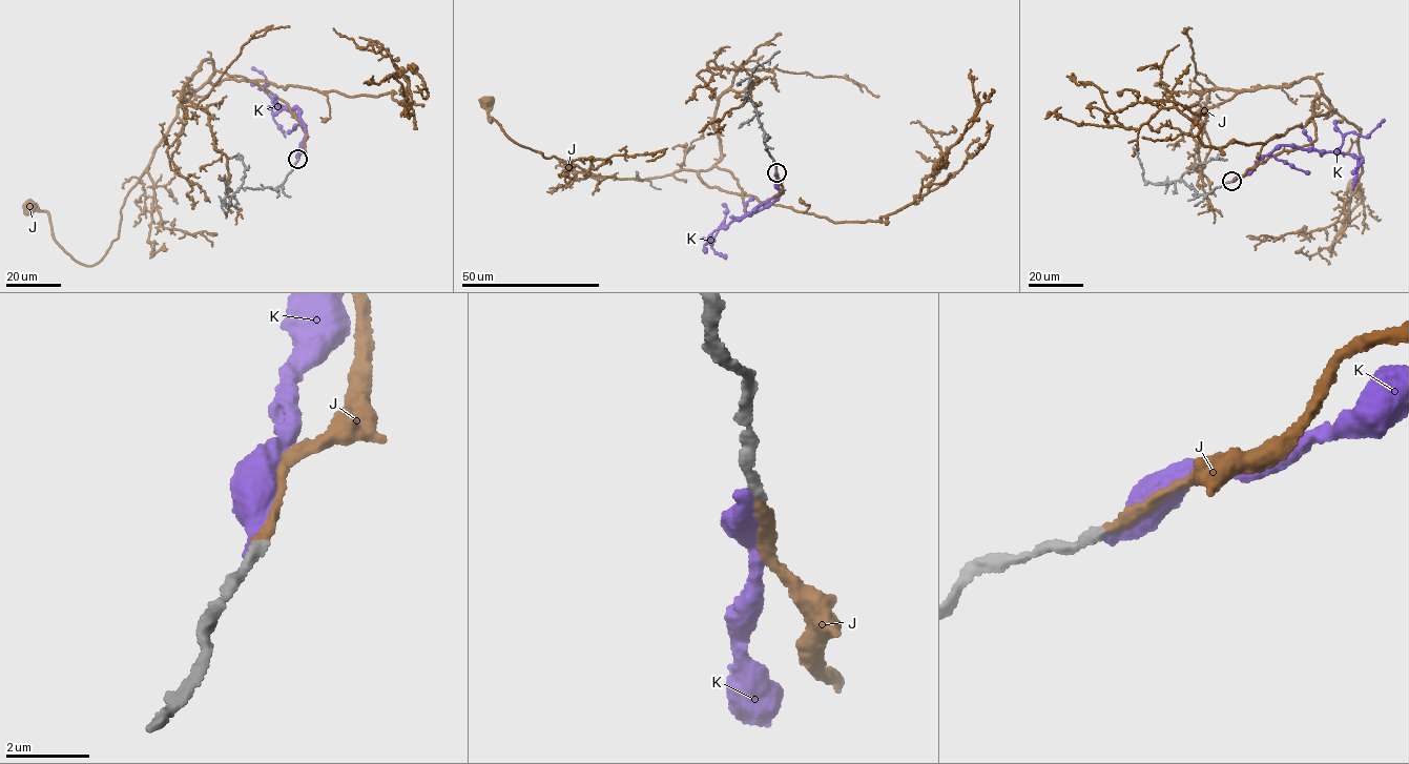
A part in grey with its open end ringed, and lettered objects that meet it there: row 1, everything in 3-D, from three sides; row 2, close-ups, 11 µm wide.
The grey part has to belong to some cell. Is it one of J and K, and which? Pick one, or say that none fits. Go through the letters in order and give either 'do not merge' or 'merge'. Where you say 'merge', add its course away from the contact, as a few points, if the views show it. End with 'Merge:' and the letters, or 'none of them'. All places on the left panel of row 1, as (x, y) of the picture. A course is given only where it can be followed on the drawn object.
J: merge | via (297, 160), (306, 138), (288, 104), (215, 70), (178, 108), (96, 264), (71, 257), (46, 212), (28, 207)
K: do not merge
Merge: J

